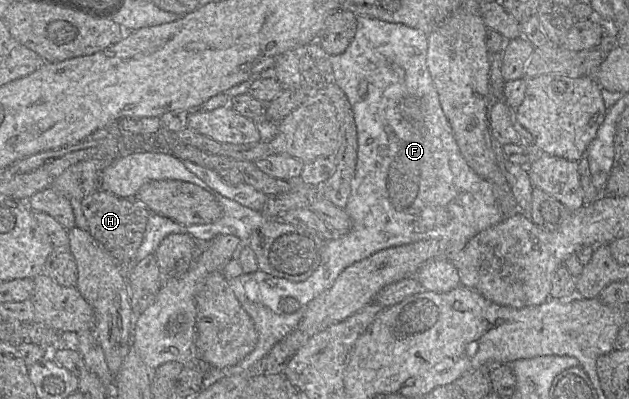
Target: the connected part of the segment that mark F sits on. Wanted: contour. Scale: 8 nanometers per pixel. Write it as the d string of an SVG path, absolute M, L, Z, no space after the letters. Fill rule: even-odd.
M357 16L357 19L356 33L347 49L341 54L329 56L329 59L332 63L331 80L333 80L342 89L351 105L357 133L357 161L355 173L350 184L350 194L347 204L343 209L351 219L351 229L345 234L337 234L338 236L326 241L322 249L319 266L305 281L293 282L284 278L274 277L262 271L256 271L247 274L243 273L242 275L228 281L229 286L235 294L240 305L253 320L255 329L257 331L258 340L255 348L238 364L220 370L222 375L225 377L243 373L254 363L263 358L276 343L282 340L297 327L304 315L307 304L312 299L331 287L339 275L352 264L359 262L378 251L414 243L421 240L438 240L440 244L441 256L436 258L445 258L452 262L453 258L465 247L471 238L473 238L479 232L496 225L504 219L504 216L497 204L491 183L479 177L468 166L462 154L460 153L452 128L441 109L438 94L426 63L428 47L427 34L419 29L409 27L402 23L387 22L370 16Z

